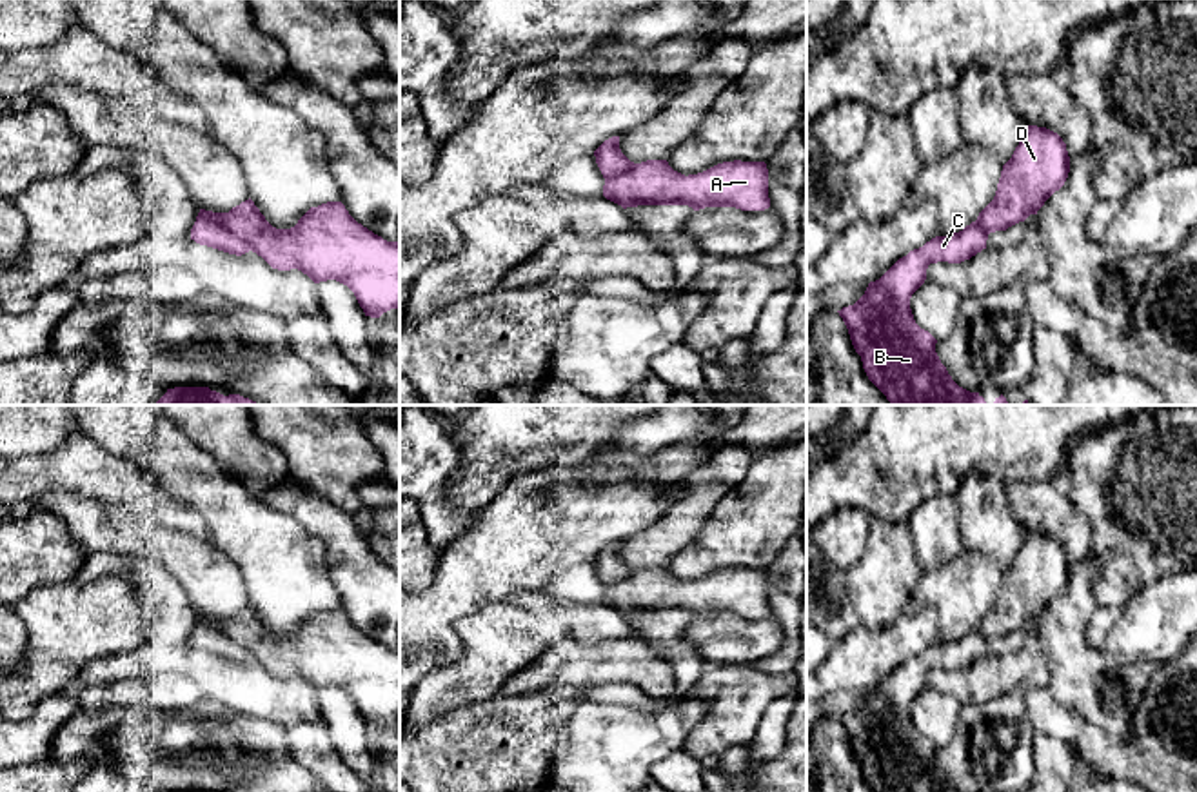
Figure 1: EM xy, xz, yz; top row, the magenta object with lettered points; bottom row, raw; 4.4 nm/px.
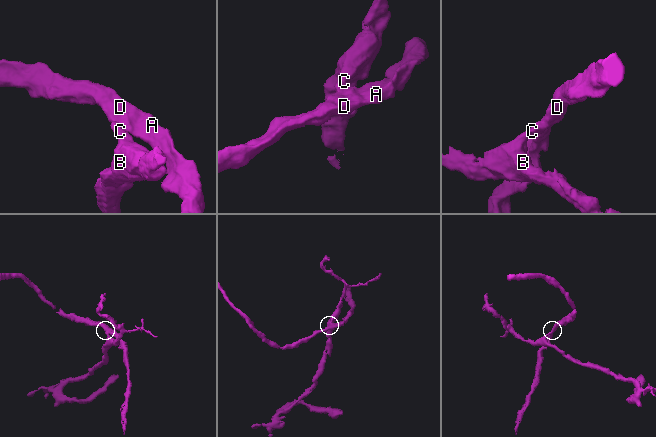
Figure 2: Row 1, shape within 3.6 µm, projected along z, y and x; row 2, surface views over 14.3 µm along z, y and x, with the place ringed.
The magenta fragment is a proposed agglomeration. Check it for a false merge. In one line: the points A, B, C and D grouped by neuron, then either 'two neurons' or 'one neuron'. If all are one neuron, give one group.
A D / B C; two neurons

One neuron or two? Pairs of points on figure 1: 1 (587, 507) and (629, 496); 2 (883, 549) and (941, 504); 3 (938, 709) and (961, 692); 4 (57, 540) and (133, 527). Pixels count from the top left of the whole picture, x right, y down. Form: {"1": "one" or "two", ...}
{"1": "one", "2": "two", "3": "two", "4": "two"}

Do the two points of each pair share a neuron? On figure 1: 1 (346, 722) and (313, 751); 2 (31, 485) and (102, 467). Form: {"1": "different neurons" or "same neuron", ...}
{"1": "different neurons", "2": "same neuron"}

